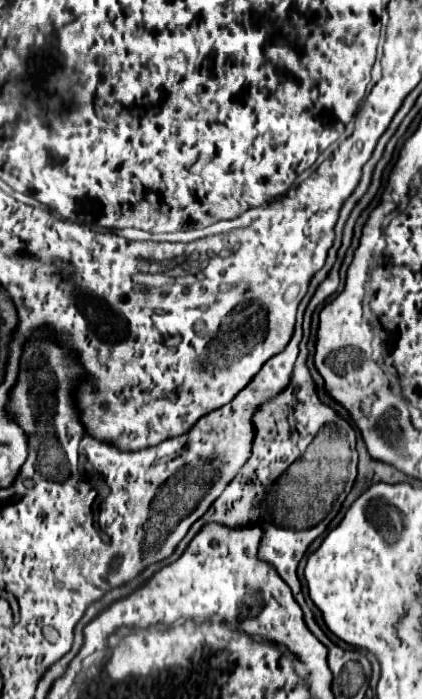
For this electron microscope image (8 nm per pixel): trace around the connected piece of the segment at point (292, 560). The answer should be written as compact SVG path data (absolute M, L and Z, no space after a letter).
M281 528L279 534L263 534L259 556L261 560L273 564L279 576L291 586L293 594L303 594L301 582L297 578L297 568L301 558L305 556L309 544L323 532L325 528L309 528L309 530L289 530Z

